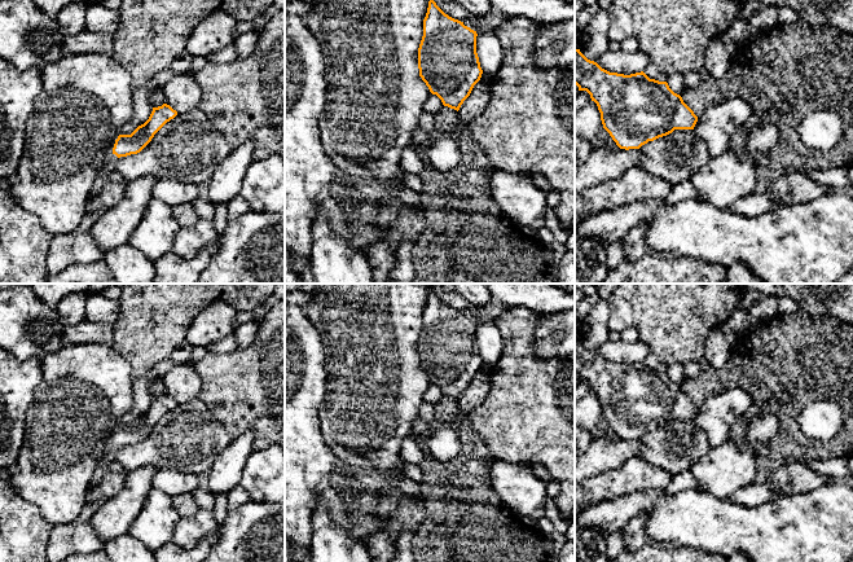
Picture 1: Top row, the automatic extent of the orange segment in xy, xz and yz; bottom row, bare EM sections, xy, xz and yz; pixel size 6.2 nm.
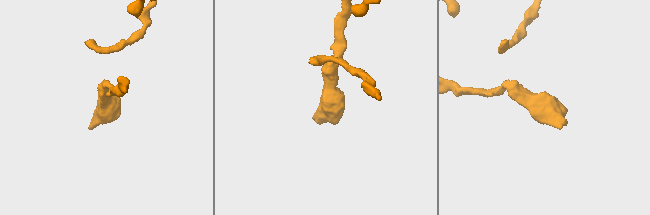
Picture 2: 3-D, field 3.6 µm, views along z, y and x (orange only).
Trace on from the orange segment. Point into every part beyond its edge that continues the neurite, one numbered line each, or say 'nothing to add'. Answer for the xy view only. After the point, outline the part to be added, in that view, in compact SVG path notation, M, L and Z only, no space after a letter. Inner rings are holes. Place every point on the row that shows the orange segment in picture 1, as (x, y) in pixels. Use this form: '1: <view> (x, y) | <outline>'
1: xy (109, 165) | M111 153L111 154L106 158L106 161L105 161L104 166L102 166L102 172L105 172L105 174L109 175L113 170L115 170L115 163L116 163L116 161L118 161L118 157Z

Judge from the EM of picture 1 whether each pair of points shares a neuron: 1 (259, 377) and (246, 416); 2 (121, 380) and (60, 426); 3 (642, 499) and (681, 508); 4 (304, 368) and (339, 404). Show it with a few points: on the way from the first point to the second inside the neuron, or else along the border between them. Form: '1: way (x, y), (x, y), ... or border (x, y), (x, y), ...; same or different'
1: way (256, 386), (246, 396), (246, 407); same
2: way (105, 389), (75, 415); same
3: border (684, 491), (662, 495), (643, 510); different
4: border (325, 359), (326, 383), (319, 420); different

